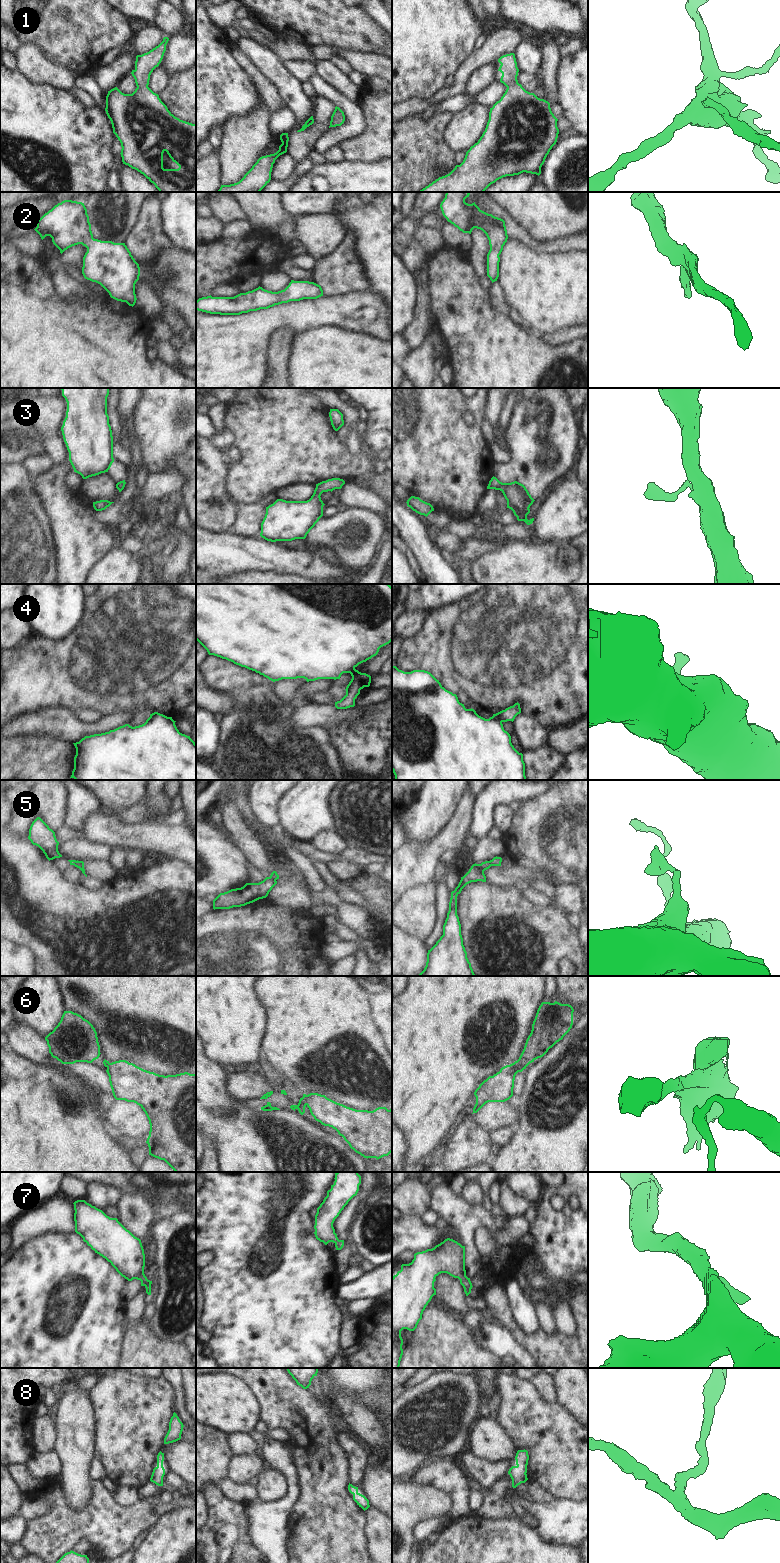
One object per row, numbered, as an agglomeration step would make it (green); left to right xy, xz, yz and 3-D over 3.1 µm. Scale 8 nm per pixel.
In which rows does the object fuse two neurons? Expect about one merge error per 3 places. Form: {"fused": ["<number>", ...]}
{"fused": ["6"]}

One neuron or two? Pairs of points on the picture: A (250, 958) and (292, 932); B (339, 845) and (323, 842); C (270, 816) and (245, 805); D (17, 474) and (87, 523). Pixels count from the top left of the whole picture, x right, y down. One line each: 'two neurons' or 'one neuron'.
A: one neuron
B: one neuron
C: two neurons
D: two neurons

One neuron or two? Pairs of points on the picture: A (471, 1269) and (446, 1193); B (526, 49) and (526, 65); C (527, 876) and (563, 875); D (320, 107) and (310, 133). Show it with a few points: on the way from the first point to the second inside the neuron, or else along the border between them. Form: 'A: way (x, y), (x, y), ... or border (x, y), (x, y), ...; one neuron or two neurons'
A: way (470, 1250), (464, 1219), (457, 1212); one neuron
B: way (526, 53), (526, 61); one neuron
C: border (534, 867), (549, 868), (556, 875), (557, 882); two neurons
D: way (320, 113), (320, 123), (316, 127); one neuron

